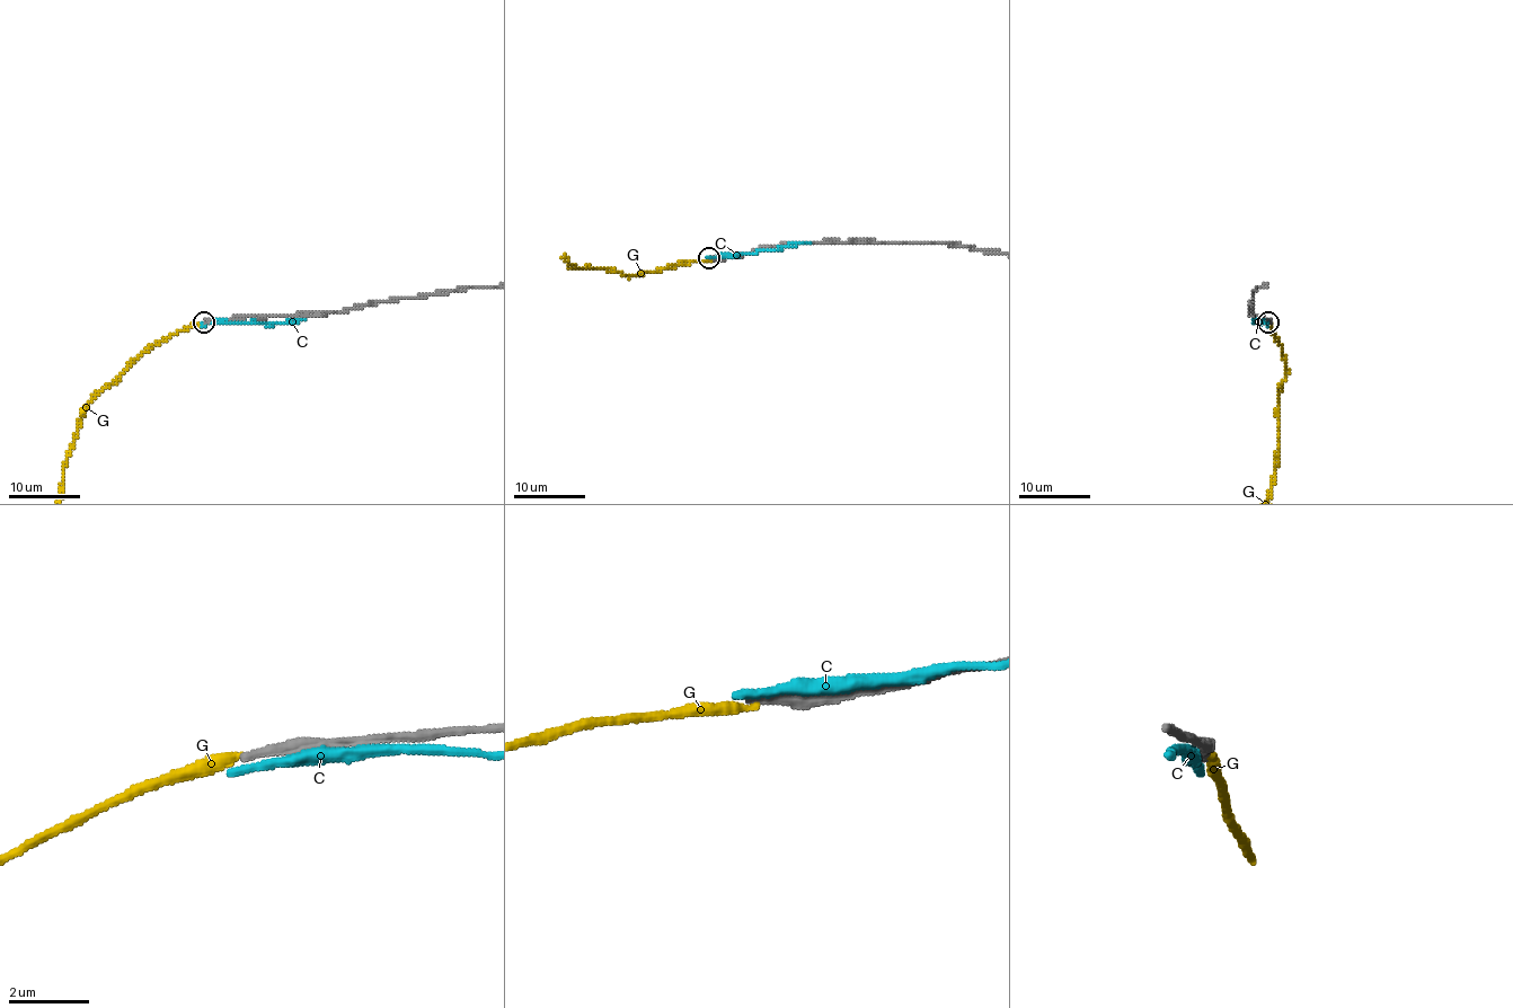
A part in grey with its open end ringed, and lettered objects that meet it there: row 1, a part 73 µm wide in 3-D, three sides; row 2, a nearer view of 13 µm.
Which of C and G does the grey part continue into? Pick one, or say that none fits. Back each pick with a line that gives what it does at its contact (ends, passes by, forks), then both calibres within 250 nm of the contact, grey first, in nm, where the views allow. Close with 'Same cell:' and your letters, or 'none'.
Same cell: none

